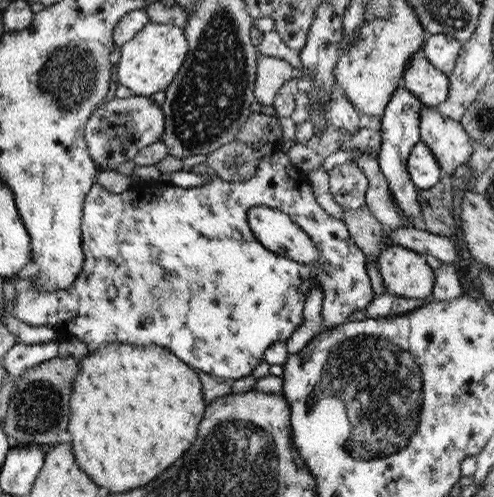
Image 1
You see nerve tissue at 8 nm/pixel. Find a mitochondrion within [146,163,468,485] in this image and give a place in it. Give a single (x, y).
(377, 381)

